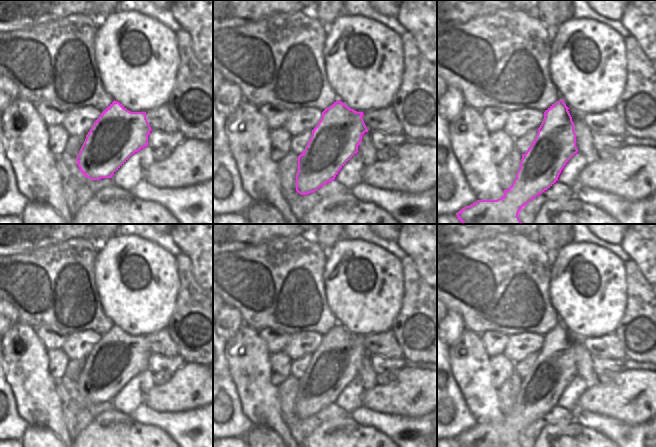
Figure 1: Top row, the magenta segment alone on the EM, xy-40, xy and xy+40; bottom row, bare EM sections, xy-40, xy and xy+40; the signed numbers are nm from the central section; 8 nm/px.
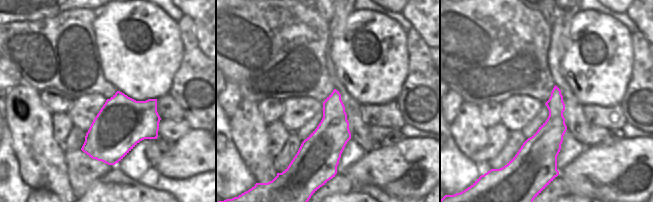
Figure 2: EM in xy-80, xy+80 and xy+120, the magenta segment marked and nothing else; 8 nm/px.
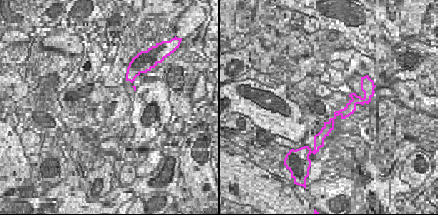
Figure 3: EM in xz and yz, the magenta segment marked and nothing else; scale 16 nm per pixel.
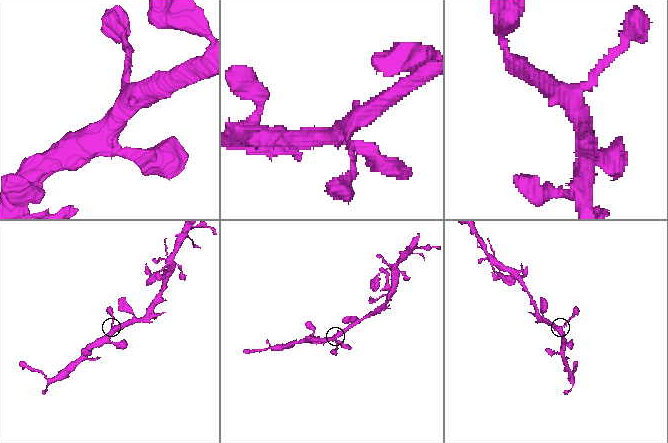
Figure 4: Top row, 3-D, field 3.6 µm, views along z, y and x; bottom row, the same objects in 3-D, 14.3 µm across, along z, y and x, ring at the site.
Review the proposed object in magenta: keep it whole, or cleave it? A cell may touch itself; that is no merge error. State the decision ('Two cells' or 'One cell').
One cell

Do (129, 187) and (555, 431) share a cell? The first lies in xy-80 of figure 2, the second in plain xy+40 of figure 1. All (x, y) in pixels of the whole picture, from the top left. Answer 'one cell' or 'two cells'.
one cell

